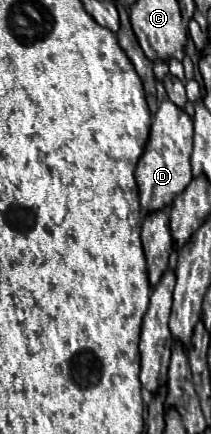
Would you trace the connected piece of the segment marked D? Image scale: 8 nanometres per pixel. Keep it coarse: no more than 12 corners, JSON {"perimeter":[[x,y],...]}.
{"perimeter":[[164,99],[136,165],[144,213],[192,181],[192,119]]}

